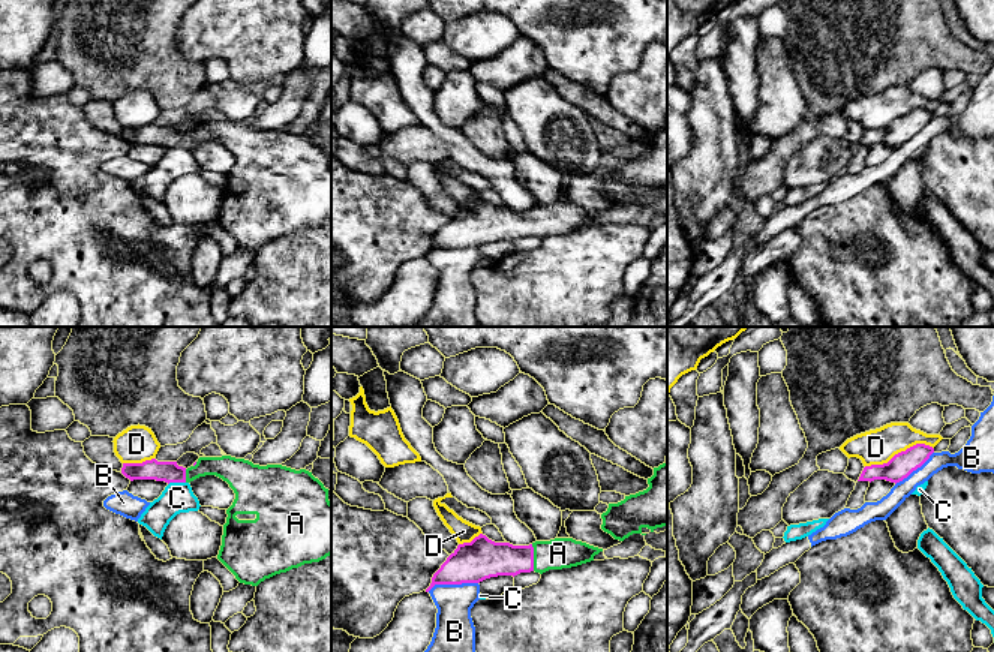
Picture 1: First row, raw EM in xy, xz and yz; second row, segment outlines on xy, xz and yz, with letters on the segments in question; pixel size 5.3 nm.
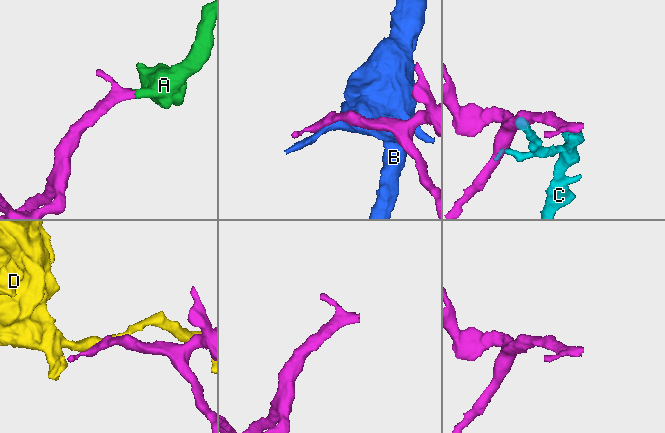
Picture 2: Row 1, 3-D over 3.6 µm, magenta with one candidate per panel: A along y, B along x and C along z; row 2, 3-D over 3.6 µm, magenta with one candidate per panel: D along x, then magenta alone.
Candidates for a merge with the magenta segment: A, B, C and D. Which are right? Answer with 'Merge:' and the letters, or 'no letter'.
Merge: A

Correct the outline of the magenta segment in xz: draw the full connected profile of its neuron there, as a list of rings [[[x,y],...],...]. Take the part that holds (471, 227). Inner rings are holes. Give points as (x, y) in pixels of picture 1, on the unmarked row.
[[[480,198],[471,207],[459,208],[433,238],[429,256],[435,249],[480,247],[498,240],[520,237],[546,237],[577,231],[594,225],[603,213],[573,202],[535,205],[529,210],[495,207]]]

